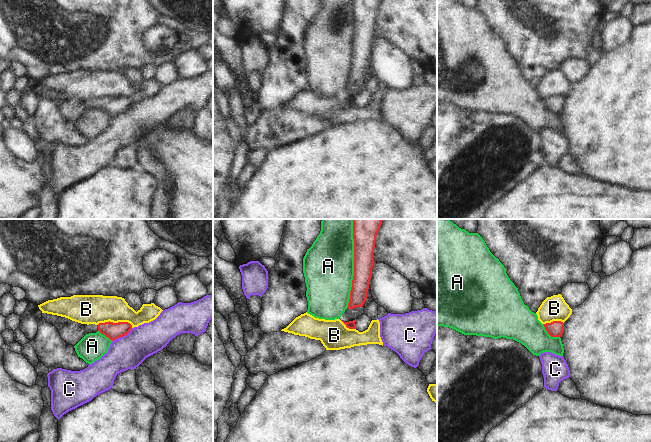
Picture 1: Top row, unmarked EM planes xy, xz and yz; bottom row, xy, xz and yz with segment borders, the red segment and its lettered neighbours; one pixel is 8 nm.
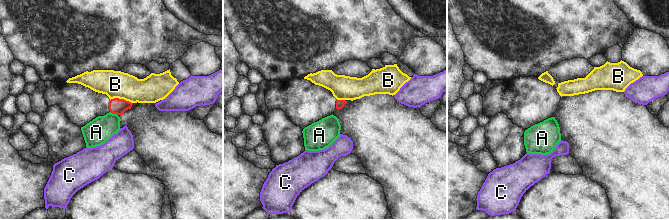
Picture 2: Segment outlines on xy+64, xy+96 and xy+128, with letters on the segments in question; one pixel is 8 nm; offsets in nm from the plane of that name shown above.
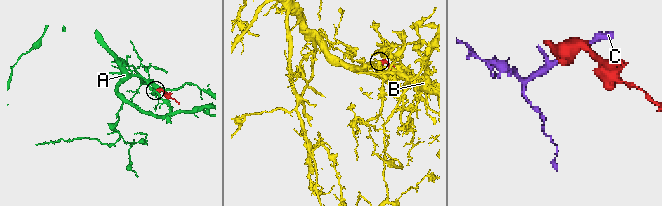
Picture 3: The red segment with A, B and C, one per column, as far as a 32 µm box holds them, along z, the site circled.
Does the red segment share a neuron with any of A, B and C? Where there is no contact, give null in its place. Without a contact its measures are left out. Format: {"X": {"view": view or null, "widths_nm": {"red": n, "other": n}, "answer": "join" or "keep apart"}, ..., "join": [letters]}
{"A": {"view": "xz", "widths_nm": {"red": 180, "other": 420}, "answer": "keep apart"}, "B": {"view": "xy", "widths_nm": {"red": 140, "other": 240}, "answer": "keep apart"}, "C": {"view": "xy", "widths_nm": {"red": 140, "other": 280}, "answer": "keep apart"}, "join": []}

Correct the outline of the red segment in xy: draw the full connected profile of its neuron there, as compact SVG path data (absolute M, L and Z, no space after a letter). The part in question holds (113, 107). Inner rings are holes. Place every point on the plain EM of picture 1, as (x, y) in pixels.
M42 89L42 93L50 100L55 102L58 105L58 108L61 112L61 114L68 120L75 122L86 110L89 109L96 109L99 107L101 110L105 111L108 113L110 116L114 117L120 113L123 113L127 111L130 106L132 105L132 101L128 98L118 98L118 99L113 99L113 98L105 98L105 99L99 99L98 101L95 100L81 100L75 97L72 97L68 94L57 92L57 91L52 91L52 90L47 90L47 89Z

